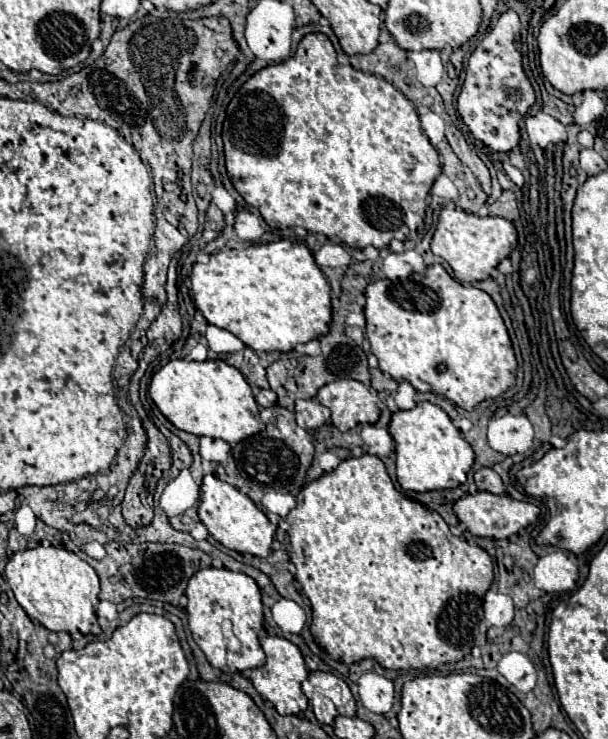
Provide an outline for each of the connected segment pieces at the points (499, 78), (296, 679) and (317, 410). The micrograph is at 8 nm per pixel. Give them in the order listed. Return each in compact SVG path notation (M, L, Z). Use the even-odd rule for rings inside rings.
M505 11L495 27L483 37L479 47L471 53L469 65L465 71L465 83L461 95L457 99L457 111L463 123L469 127L475 139L487 145L493 151L507 153L515 149L521 141L519 121L529 113L535 105L537 95L523 71L521 63L521 23L515 11Z
M261 637L261 647L267 655L267 663L263 667L257 667L251 671L251 681L253 687L259 691L259 695L275 705L275 709L281 715L299 715L307 709L309 701L301 691L301 683L307 679L309 671L305 665L305 659L299 651L299 647L283 637Z
M297 399L295 401L297 425L303 429L317 429L331 421L331 413L317 399Z

